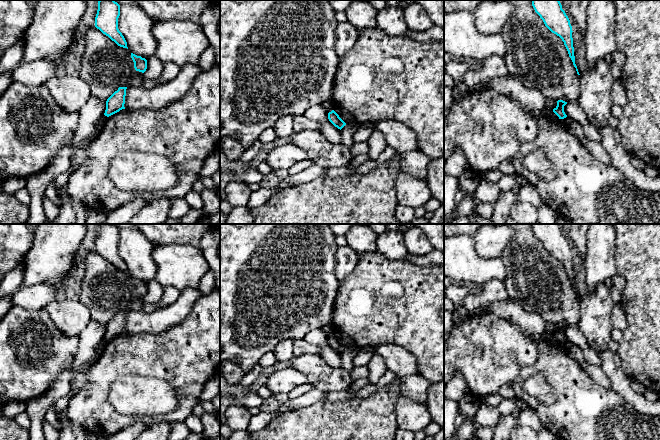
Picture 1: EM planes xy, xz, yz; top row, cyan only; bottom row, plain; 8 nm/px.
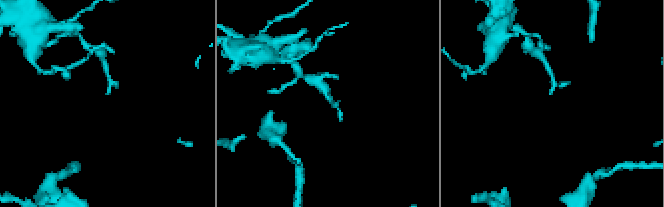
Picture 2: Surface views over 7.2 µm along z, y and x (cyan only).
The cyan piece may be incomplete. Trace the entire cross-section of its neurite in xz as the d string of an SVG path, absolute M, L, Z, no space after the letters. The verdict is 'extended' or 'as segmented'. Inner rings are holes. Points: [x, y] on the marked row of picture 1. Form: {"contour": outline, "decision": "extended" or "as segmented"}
{"contour": "M334 110L328 113L328 119L335 127L340 130L346 125L346 123L339 117L339 115Z", "decision": "as segmented"}

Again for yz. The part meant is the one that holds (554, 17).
{"contour": "M531 0L532 6L535 12L543 20L545 26L554 34L559 36L568 51L577 74L579 74L577 66L575 64L573 38L572 38L572 26L570 20L562 9L562 5L559 0Z", "decision": "as segmented"}

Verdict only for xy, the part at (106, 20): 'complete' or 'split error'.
complete

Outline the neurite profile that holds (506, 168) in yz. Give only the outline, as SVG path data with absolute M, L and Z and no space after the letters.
M501 162L498 169L506 175L514 174L514 168L511 163L508 162Z

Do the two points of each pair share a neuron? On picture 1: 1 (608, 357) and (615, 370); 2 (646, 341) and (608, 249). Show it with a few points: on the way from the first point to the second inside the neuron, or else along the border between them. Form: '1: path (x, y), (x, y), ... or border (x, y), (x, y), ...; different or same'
1: path (610, 360), (612, 367); same
2: border (615, 243), (615, 269), (617, 273); different

